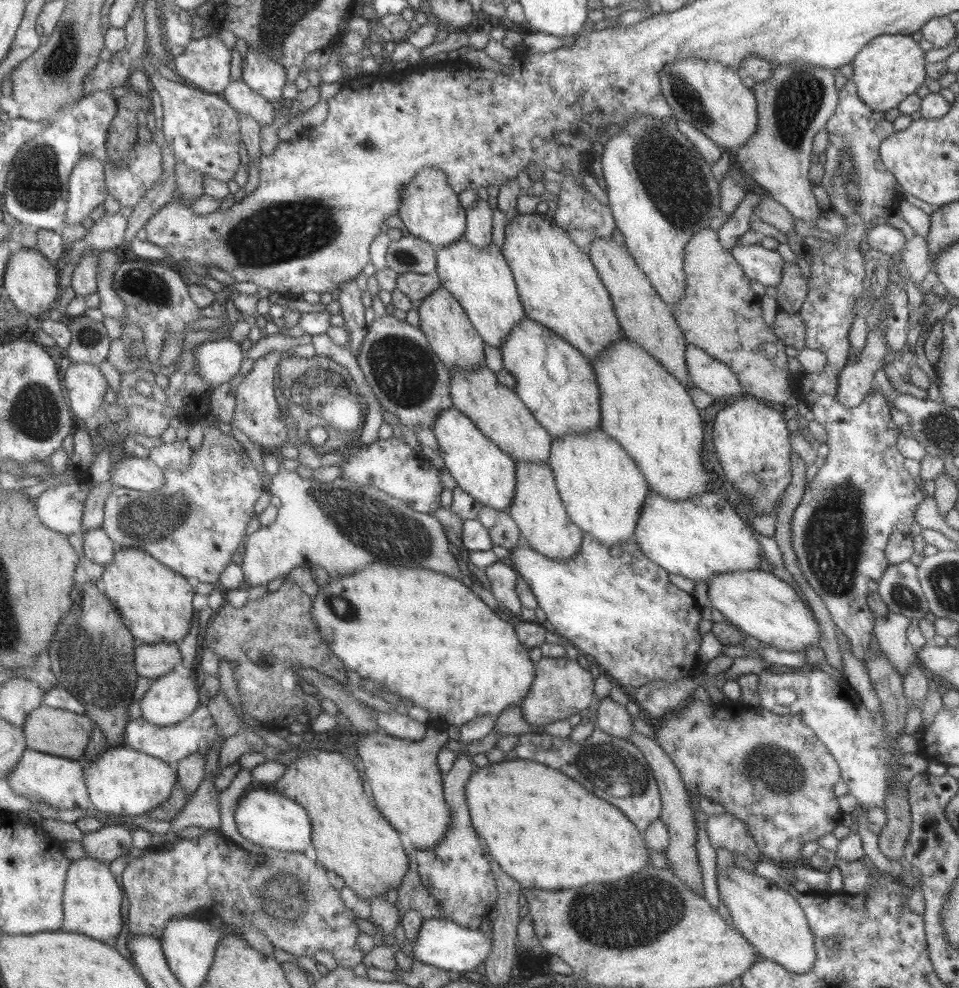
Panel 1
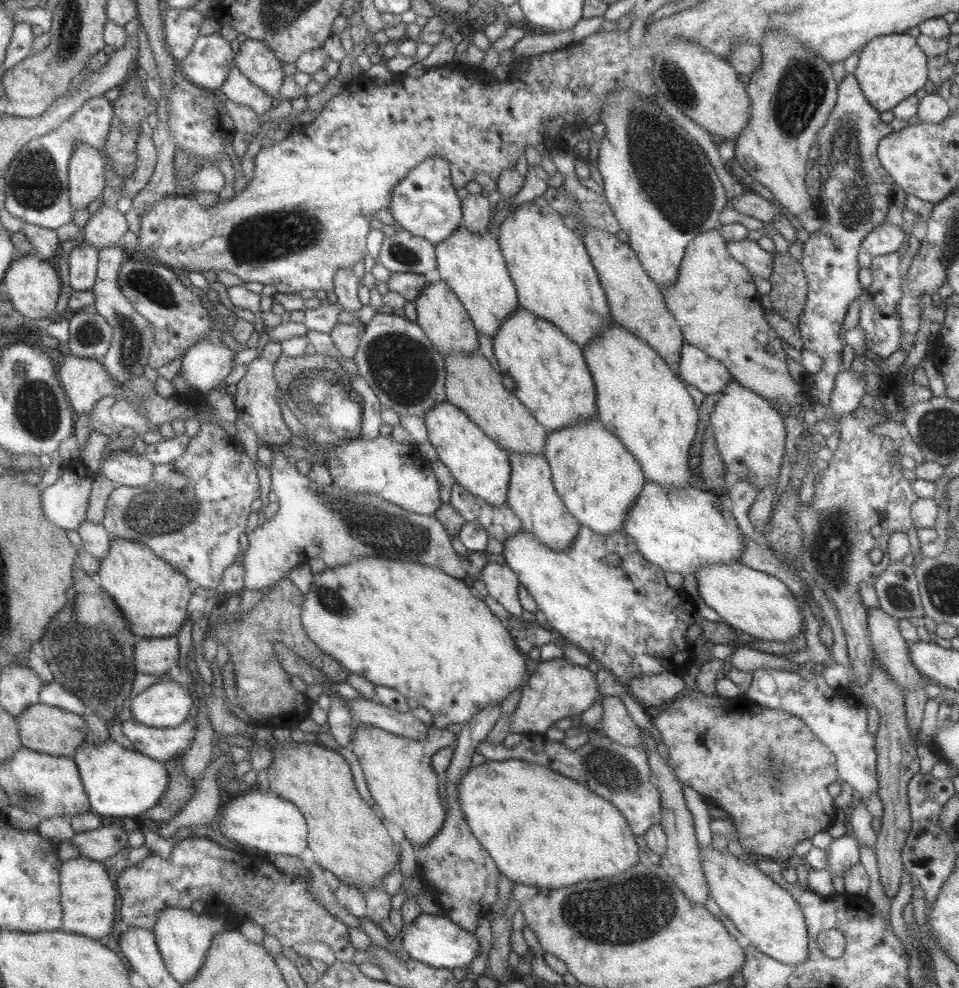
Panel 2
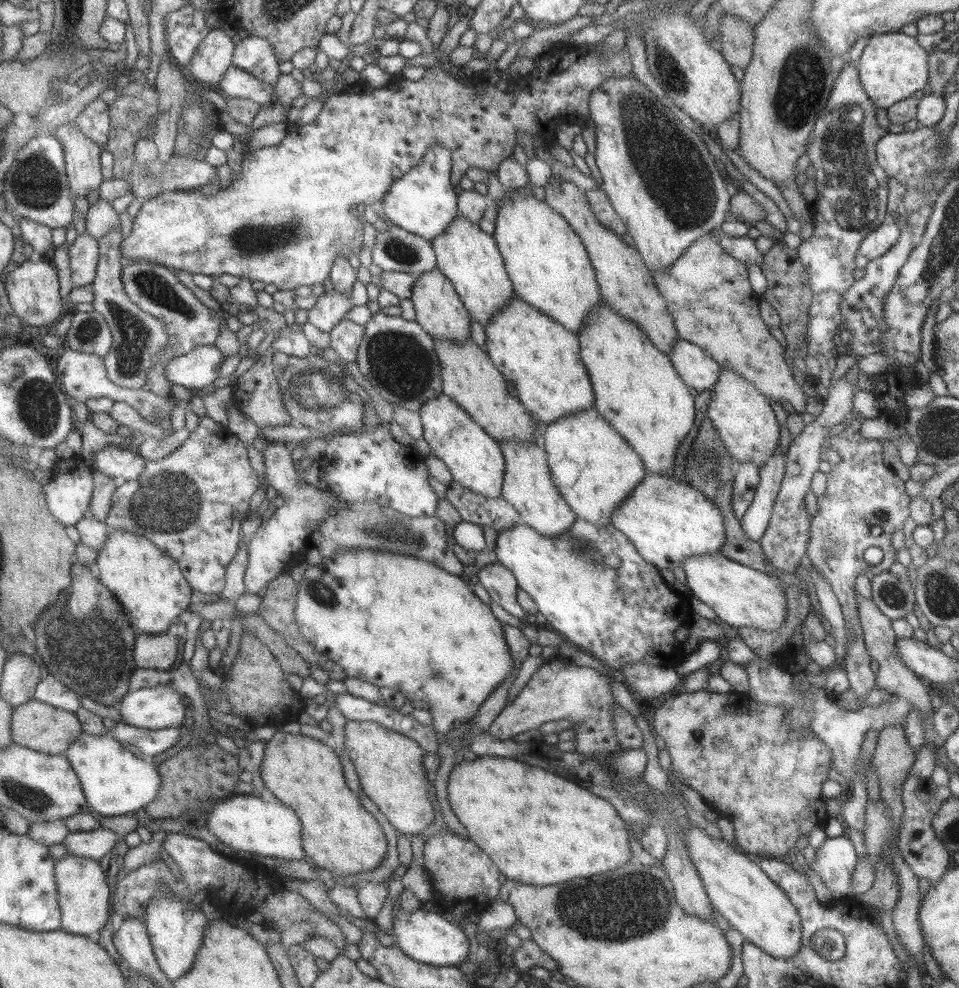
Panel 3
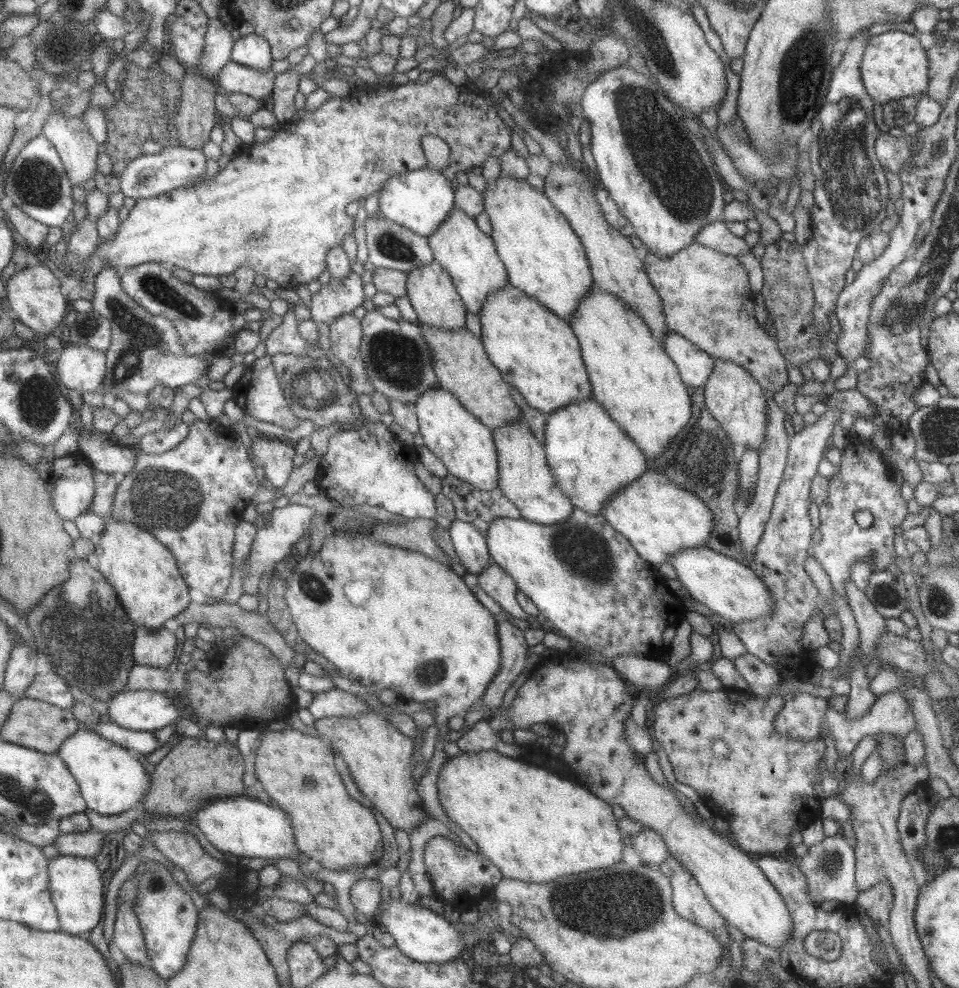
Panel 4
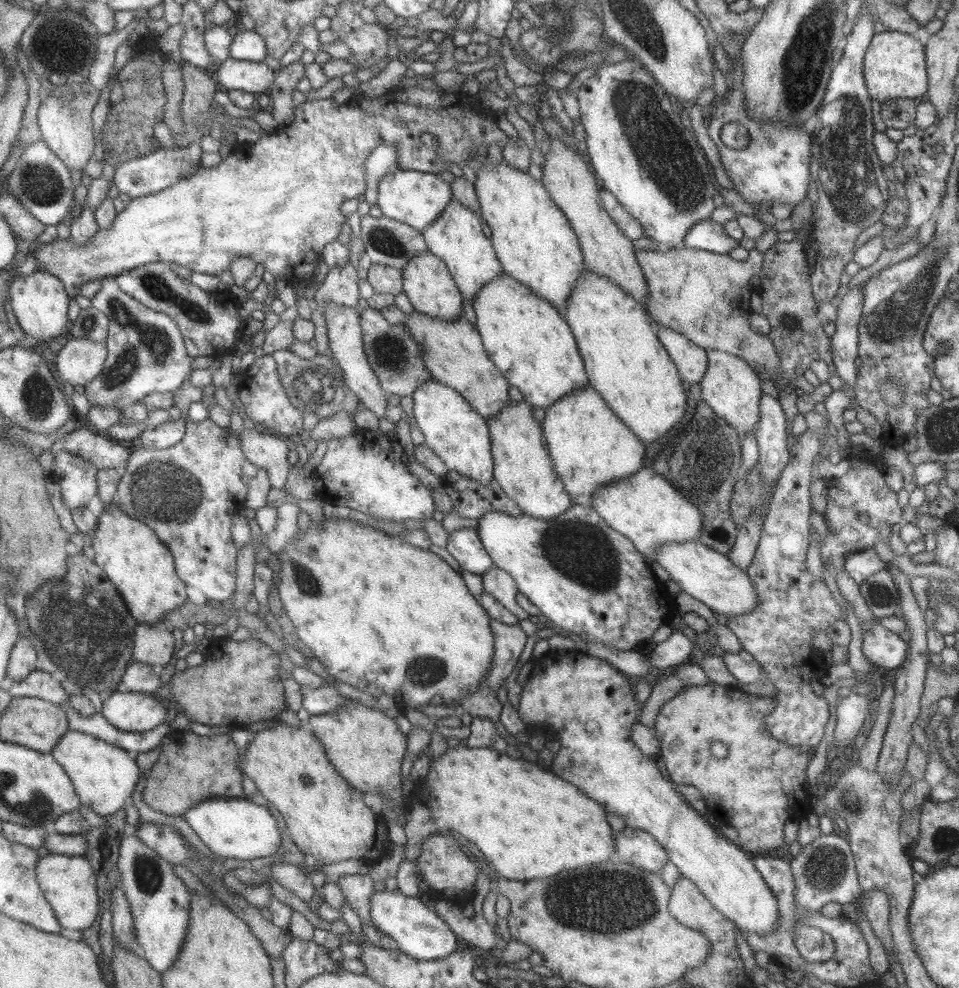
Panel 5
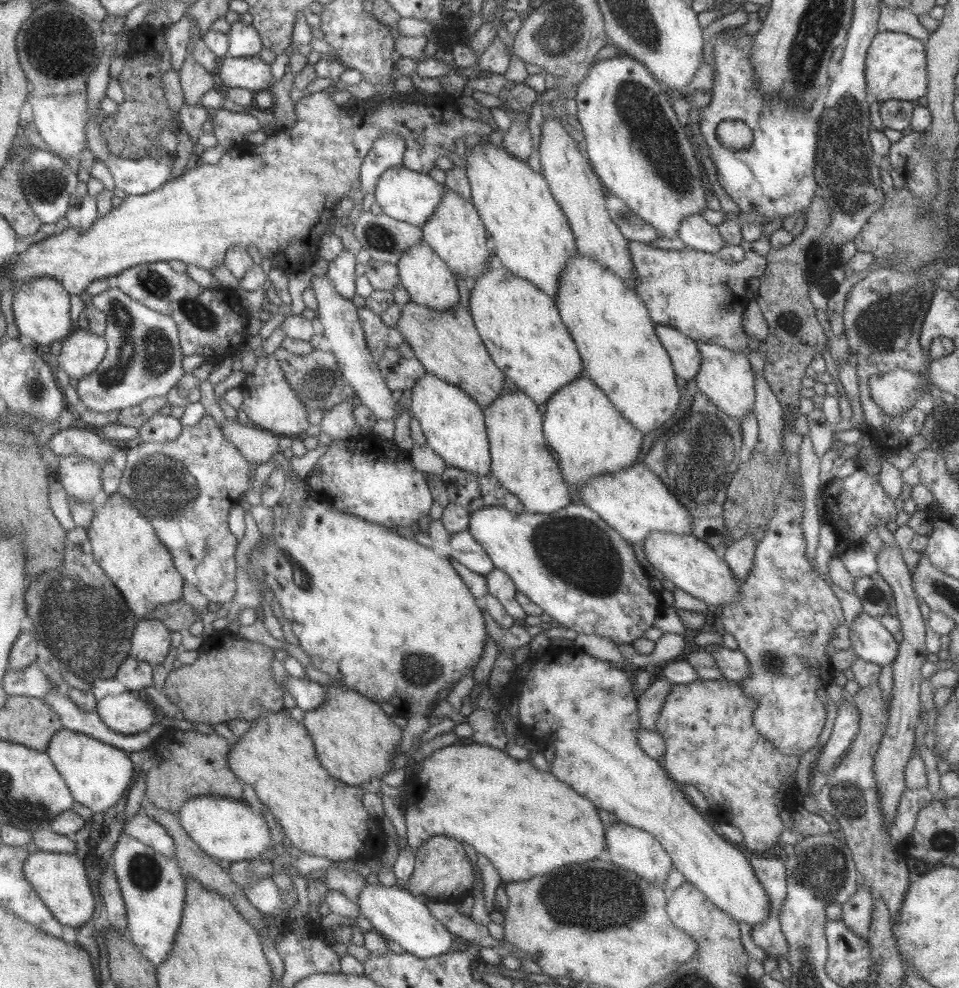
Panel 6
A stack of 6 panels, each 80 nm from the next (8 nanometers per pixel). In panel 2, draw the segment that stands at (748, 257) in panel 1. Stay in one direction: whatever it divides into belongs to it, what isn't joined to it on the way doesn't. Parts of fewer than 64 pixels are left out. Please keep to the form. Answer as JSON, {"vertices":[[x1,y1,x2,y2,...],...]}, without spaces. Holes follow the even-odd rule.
{"vertices":[[747,238,726,242,727,252,740,262,752,276,766,279,770,276,772,252,763,250,756,241]]}

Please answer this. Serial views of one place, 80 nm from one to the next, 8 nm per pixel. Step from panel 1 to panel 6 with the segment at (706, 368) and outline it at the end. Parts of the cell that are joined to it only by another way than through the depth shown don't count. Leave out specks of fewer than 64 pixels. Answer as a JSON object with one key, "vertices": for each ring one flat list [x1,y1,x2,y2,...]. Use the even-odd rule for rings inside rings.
{"vertices":[[654,323,659,342,669,355,674,373,686,381,698,371,700,356,694,340,673,327]]}

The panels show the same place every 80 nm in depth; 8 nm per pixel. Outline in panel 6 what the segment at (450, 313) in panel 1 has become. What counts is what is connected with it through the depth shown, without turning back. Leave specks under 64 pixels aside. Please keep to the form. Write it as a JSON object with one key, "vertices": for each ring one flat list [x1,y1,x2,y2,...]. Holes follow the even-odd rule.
{"vertices":[[423,239,414,245,408,246,396,262,398,277,403,288,408,292,410,300,420,304,421,307,433,311,446,311,451,308,459,298,457,282,450,268,432,251,432,248]]}

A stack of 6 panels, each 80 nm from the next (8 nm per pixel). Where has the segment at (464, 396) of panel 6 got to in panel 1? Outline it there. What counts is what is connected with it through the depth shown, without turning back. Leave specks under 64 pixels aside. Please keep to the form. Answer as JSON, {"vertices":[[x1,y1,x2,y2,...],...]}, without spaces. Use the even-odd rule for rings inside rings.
{"vertices":[[453,406,443,409,433,419,431,430,437,441,437,449,443,461,443,467,455,480,456,486,487,508,507,511,511,506,513,494,515,494,514,461,505,452,499,450,499,447,491,440,488,440,471,423,467,415,459,412]]}

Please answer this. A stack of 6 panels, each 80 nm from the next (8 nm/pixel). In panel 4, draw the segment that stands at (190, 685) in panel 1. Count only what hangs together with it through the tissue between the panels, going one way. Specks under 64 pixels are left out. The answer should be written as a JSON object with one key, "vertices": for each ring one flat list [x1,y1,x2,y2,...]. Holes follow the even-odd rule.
{"vertices":[[121,691,107,703,111,722,131,730,156,731,175,725,179,716,173,699,161,691]]}

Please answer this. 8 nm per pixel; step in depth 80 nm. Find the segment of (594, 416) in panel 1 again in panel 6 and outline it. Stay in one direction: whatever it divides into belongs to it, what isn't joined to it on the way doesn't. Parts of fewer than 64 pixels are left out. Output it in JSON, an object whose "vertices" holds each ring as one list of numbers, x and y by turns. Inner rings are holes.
{"vertices":[[497,262,474,280,468,298,468,311,471,313,474,327,487,349,495,366,510,378,519,390,523,391,535,404,546,403,550,396,564,384,583,375,581,357,567,327,558,315,552,296,540,291,528,280,519,278]]}

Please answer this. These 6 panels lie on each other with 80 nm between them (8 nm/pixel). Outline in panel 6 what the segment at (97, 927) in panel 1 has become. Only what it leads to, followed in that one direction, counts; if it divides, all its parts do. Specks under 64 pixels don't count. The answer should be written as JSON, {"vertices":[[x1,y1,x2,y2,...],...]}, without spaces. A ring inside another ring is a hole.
{"vertices":[[41,849,30,854,26,860,25,873,27,880,34,885,45,905,54,913,65,927,77,928,84,925,95,912,95,896,91,880,87,876,85,864,75,853,47,852]]}

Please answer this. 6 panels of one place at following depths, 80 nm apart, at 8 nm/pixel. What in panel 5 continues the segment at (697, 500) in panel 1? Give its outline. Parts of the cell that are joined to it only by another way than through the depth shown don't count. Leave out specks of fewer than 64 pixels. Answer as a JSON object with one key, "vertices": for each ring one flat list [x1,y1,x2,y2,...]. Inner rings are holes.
{"vertices":[[648,465,597,488,591,494,593,510,615,532,623,535,644,556,654,558,654,548,665,541,685,542,694,540,700,531,701,513,697,507,683,499,663,477]]}

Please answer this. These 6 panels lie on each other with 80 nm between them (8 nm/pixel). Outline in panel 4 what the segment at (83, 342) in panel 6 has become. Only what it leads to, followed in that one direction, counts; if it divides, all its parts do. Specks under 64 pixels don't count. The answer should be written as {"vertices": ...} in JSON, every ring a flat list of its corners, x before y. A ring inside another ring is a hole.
{"vertices":[[70,343,56,354,58,380,64,388,81,392,102,392,107,372,106,352,89,345]]}

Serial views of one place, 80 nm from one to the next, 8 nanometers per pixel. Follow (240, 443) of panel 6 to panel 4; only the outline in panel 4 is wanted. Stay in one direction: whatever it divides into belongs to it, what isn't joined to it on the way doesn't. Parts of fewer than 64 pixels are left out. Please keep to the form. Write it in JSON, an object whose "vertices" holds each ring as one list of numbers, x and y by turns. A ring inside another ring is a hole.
{"vertices":[[258,436,252,443,253,459,265,472,265,477,277,490,283,490,299,462,294,443]]}

